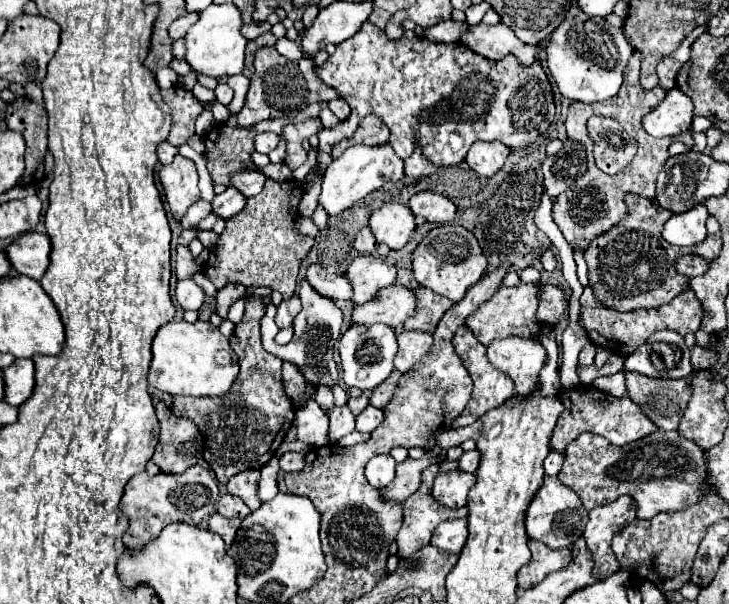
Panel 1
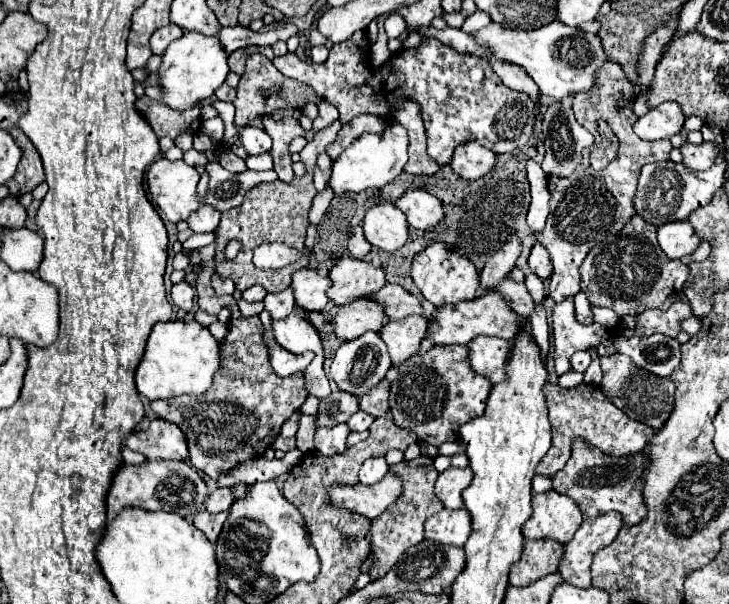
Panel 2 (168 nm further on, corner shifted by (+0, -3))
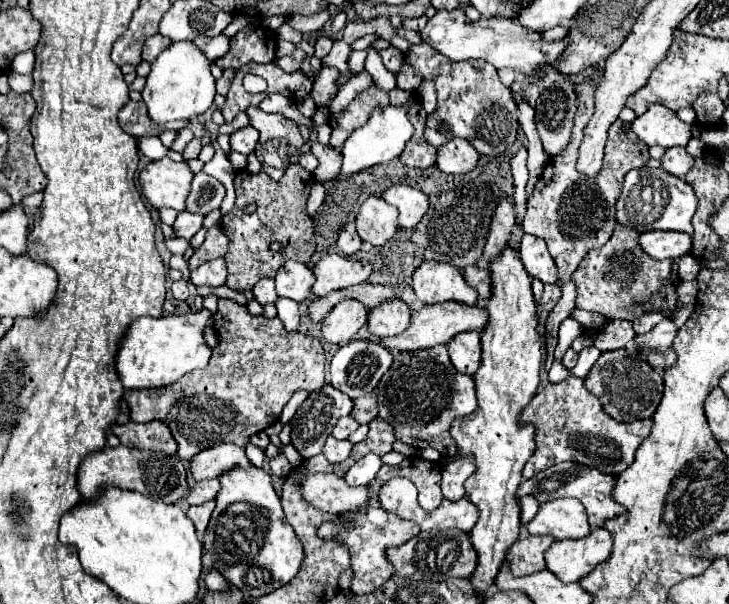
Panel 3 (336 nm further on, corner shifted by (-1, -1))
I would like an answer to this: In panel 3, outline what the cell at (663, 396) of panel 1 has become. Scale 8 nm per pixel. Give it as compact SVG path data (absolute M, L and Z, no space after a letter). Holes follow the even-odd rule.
M624 348L602 352L594 368L586 378L586 388L598 396L606 408L606 412L618 422L652 418L664 392L664 380L658 370L654 370L642 354L628 352Z

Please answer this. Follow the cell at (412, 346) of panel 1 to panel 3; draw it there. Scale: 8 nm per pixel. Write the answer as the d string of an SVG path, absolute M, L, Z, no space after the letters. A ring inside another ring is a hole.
M394 300L390 304L382 304L382 308L370 310L368 332L382 340L390 336L400 336L412 320L412 310L402 300Z

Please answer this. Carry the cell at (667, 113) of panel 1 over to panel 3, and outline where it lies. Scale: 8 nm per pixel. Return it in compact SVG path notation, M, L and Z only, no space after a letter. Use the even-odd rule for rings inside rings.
M652 104L646 114L638 116L632 122L632 128L638 134L638 138L644 140L648 146L656 146L656 144L664 148L686 146L692 136L690 126L686 126L676 116L676 112L668 110L662 104Z

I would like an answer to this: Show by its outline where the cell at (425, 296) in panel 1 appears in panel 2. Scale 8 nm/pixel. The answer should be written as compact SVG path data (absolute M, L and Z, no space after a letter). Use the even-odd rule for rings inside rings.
M385 284L381 290L377 290L377 294L369 296L371 300L375 300L377 304L383 306L385 314L393 320L393 318L405 318L409 314L423 314L421 302L409 294L405 288L401 288L399 284Z

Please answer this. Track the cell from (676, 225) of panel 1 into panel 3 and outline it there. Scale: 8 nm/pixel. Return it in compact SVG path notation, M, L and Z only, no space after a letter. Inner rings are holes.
M642 232L640 236L642 250L656 260L678 260L688 254L692 248L692 236L684 232Z

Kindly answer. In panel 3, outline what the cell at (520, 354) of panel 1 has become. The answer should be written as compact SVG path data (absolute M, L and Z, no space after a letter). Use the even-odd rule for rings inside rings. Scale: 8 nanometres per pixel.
M462 332L448 344L450 360L462 374L476 374L482 362L480 332Z

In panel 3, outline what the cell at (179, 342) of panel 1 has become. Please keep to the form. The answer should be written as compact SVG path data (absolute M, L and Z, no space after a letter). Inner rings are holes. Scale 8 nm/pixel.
M200 310L192 314L164 314L162 318L140 318L128 328L116 360L120 382L126 390L168 388L184 374L208 366L212 348L204 340L204 330L214 326L214 314Z

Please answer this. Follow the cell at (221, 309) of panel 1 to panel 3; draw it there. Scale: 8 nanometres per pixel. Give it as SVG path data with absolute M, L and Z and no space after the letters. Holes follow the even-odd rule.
M210 260L198 266L196 270L190 272L190 280L194 286L208 286L208 288L218 288L224 286L228 278L226 262L224 260Z

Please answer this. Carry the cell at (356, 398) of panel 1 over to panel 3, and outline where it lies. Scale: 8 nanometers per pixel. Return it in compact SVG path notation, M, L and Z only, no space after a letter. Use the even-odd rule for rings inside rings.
M326 384L324 388L320 388L318 392L312 392L306 402L298 408L296 412L296 420L292 424L292 444L296 446L296 450L300 452L300 456L304 460L316 456L322 452L322 446L326 442L326 438L332 434L338 418L348 416L354 408L354 402L350 396L346 396L344 392L338 392L334 386Z

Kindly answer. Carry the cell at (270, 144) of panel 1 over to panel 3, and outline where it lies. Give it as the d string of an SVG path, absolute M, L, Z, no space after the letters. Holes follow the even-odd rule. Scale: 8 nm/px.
M246 126L246 128L240 128L236 130L232 136L230 136L230 146L232 150L240 152L240 154L250 154L254 152L256 148L256 142L258 142L258 130L252 128L252 126Z

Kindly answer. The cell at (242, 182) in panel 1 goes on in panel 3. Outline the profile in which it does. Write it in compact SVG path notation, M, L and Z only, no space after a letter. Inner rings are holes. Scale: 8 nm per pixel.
M198 172L192 180L192 190L186 200L186 210L198 212L198 214L208 214L208 212L220 208L224 196L226 196L226 188L222 186L220 180L216 180L214 176L208 176L204 172Z

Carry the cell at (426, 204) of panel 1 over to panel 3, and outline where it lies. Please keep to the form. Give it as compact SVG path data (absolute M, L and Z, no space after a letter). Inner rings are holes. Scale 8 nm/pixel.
M390 186L382 198L400 210L398 222L402 228L414 228L430 208L428 196L412 186Z

